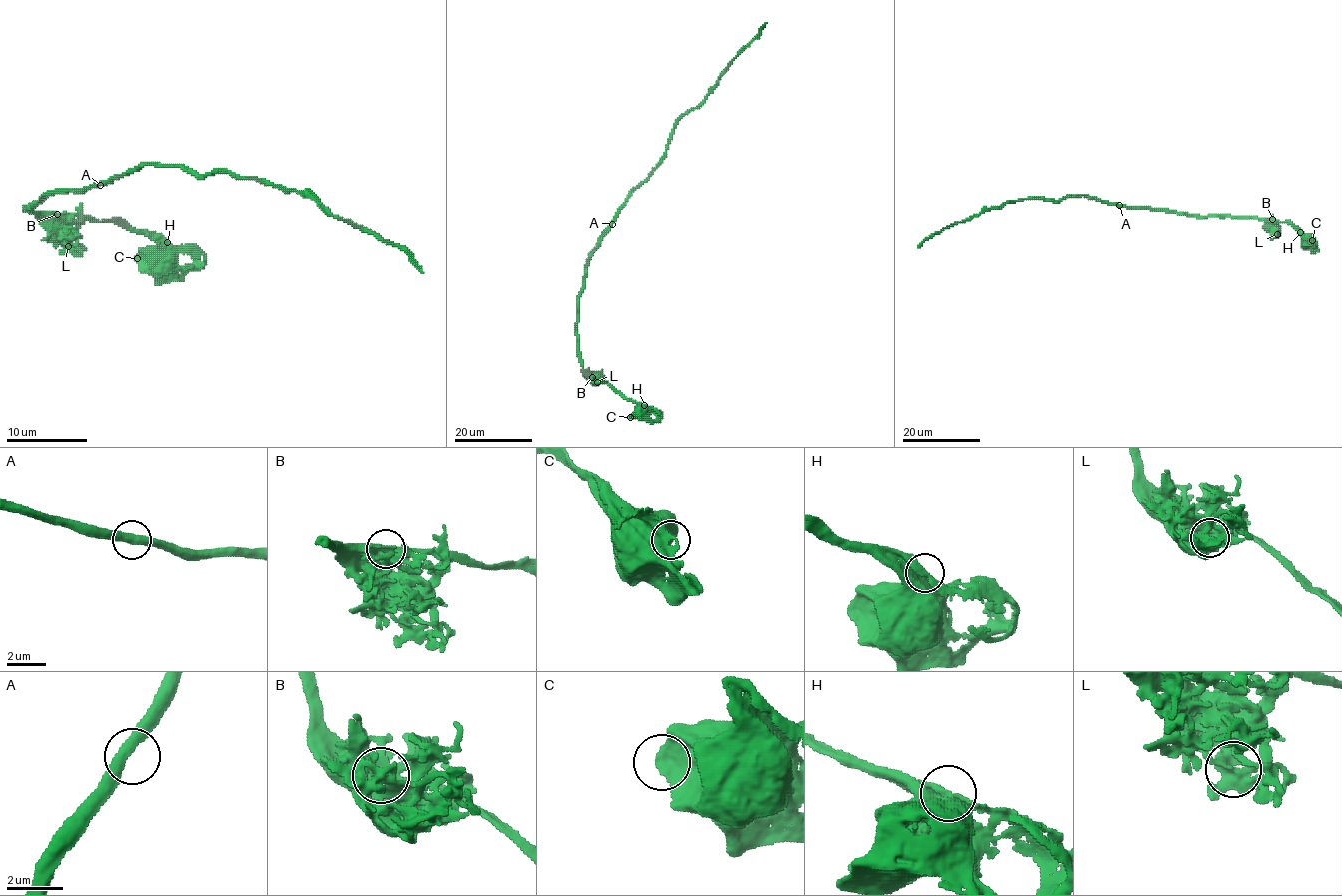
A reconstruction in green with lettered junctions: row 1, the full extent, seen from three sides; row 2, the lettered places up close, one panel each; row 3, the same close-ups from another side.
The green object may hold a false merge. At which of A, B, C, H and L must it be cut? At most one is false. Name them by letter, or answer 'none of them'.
none of them

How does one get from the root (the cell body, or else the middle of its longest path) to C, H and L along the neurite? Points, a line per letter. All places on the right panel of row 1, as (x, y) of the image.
C: (1118, 205), (1149, 207), (1189, 216), (1274, 219), (1290, 223), (1301, 235), (1312, 240)
H: (1118, 205), (1149, 207), (1189, 216), (1268, 218), (1290, 223), (1300, 232)
L: (1118, 205), (1149, 207), (1189, 216), (1253, 217), (1267, 220), (1277, 234)

